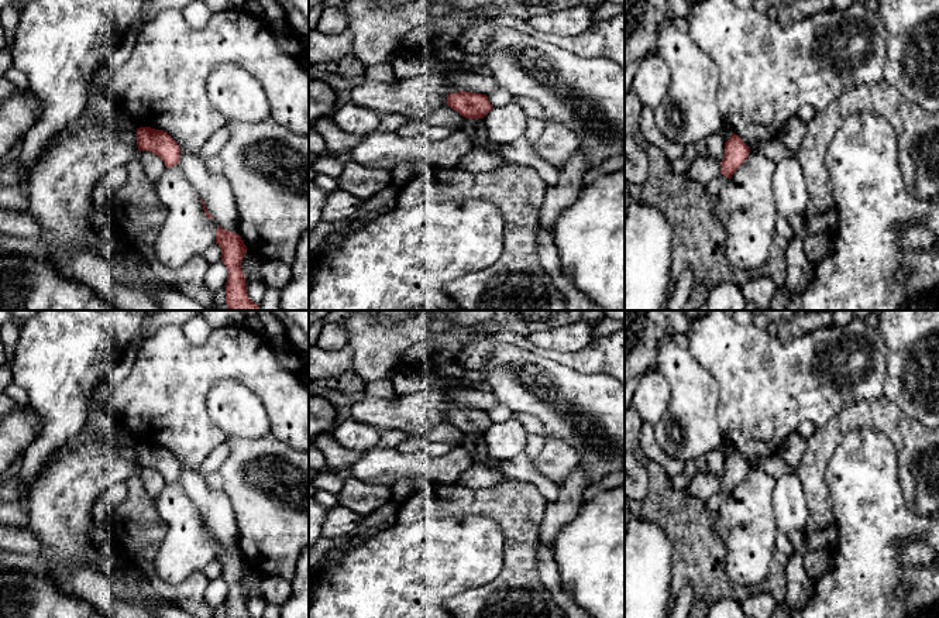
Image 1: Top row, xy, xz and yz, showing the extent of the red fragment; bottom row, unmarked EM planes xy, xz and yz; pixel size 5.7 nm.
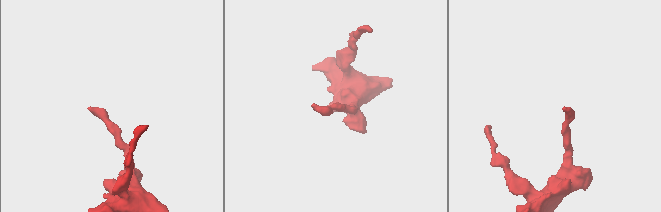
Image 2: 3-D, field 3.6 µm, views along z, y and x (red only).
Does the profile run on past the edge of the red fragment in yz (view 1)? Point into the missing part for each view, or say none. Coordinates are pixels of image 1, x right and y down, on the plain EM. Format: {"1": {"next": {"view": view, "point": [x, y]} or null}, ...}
{"1": {"next": null}}

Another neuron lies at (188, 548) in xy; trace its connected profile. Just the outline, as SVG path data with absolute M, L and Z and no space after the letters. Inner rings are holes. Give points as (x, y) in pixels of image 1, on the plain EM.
M179 480L165 484L155 501L168 532L155 559L158 577L166 584L180 584L202 571L216 557L217 538L203 526L200 511Z

